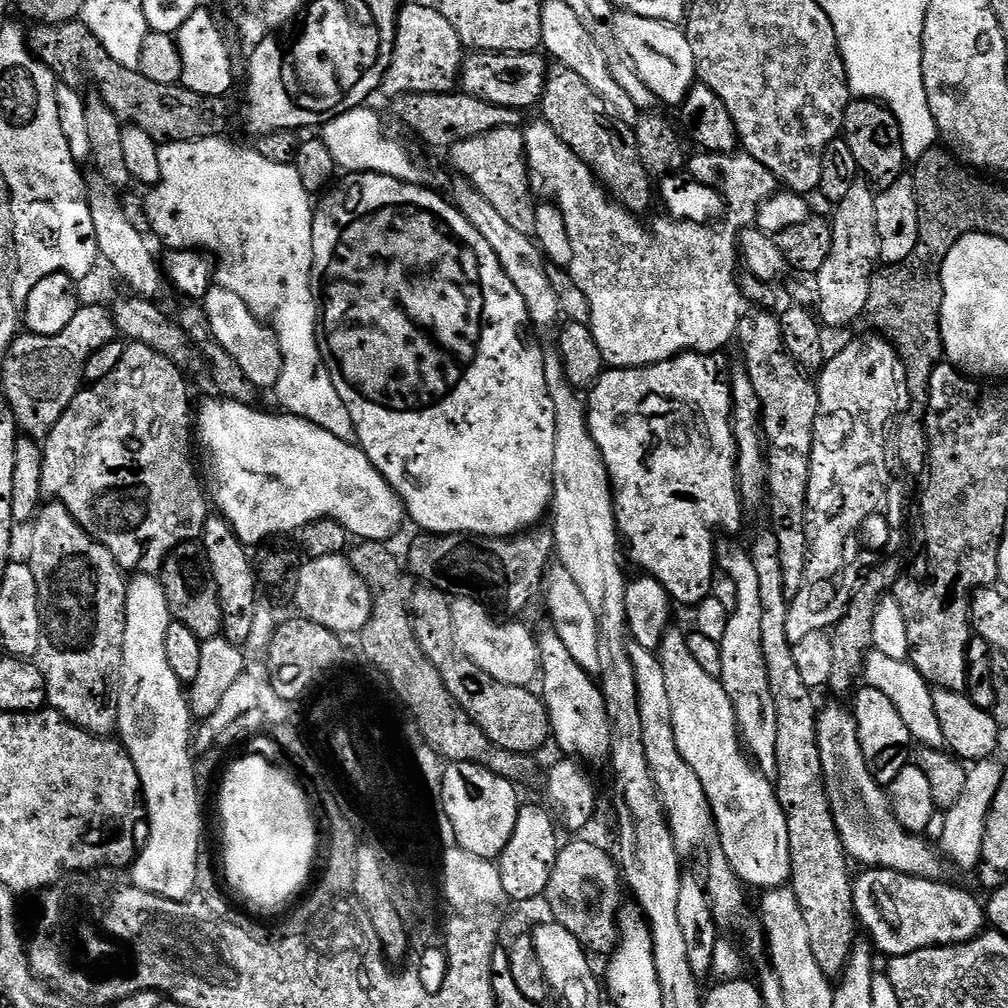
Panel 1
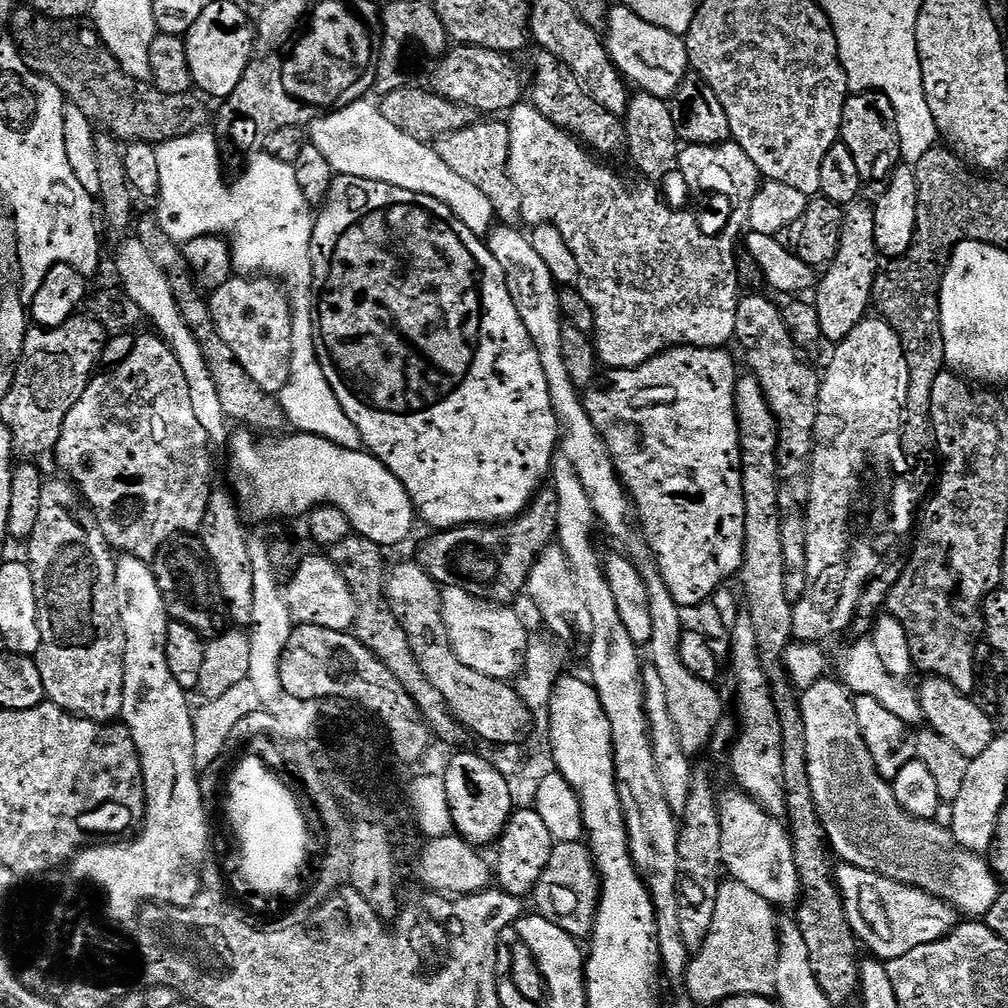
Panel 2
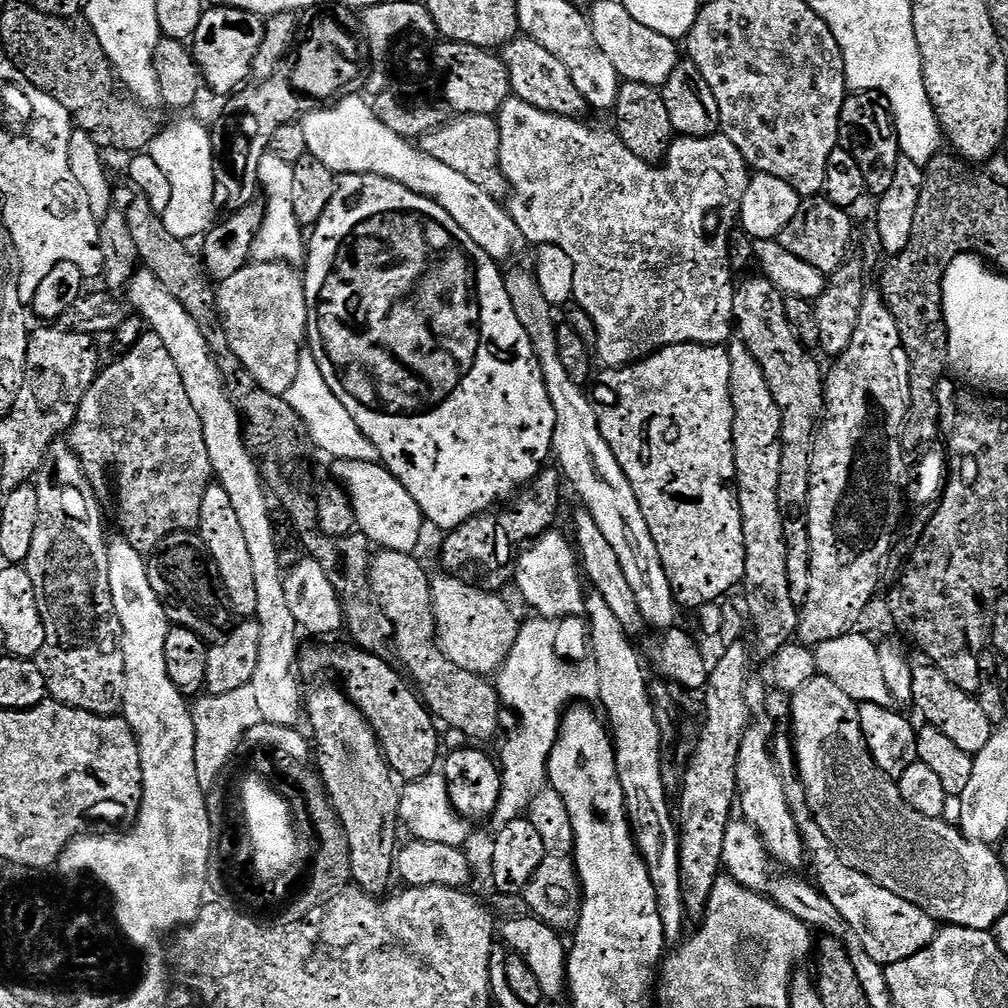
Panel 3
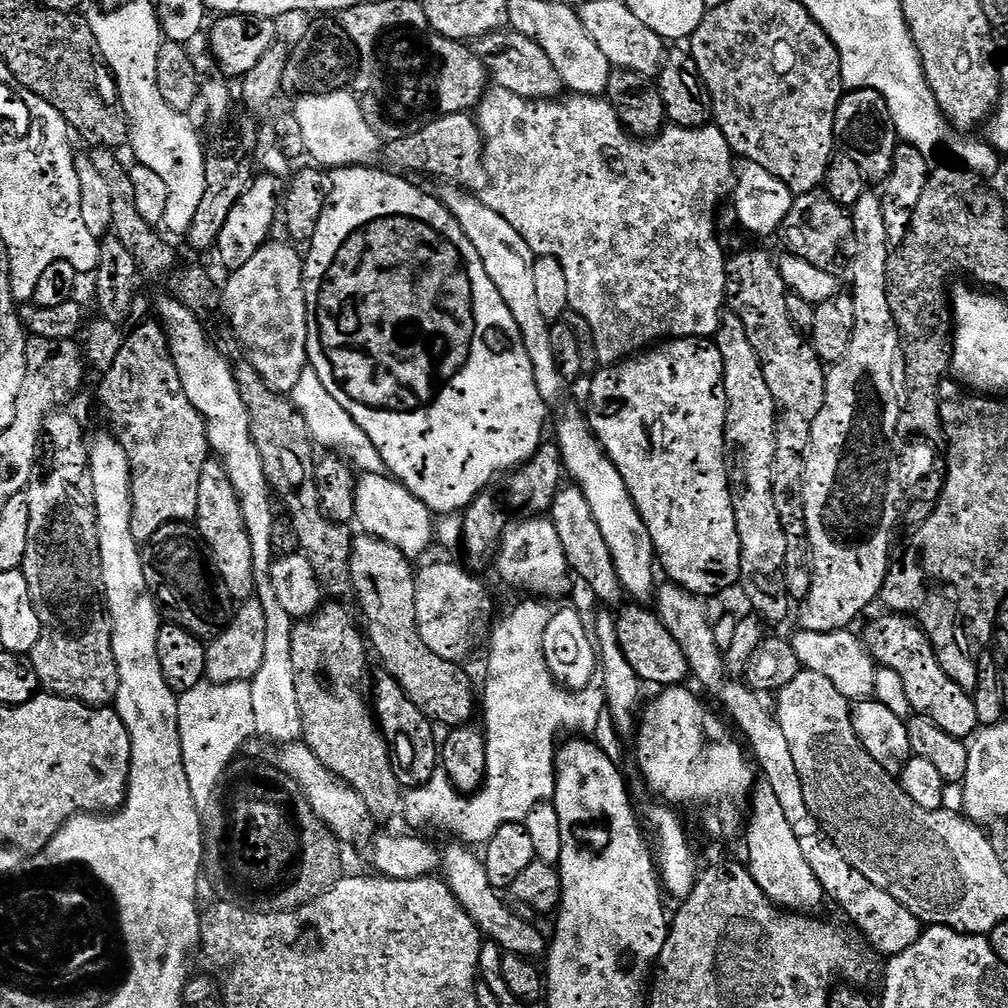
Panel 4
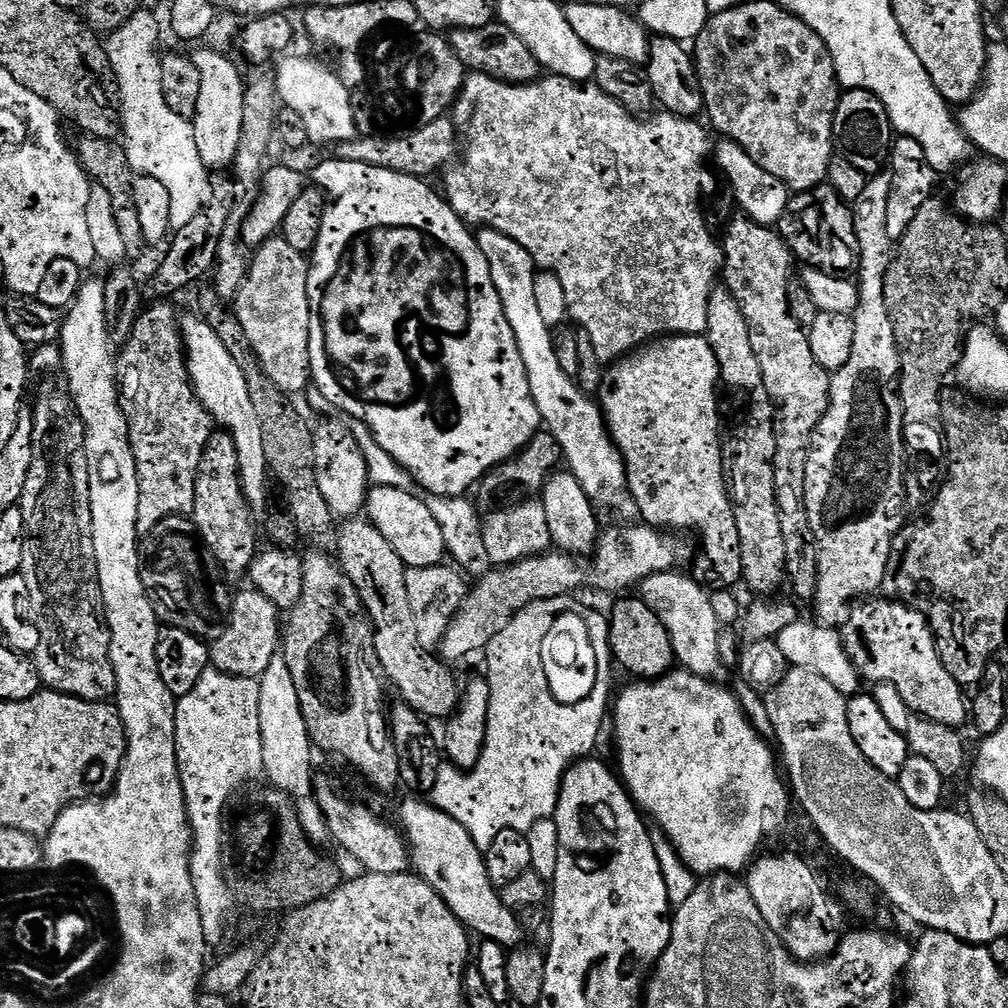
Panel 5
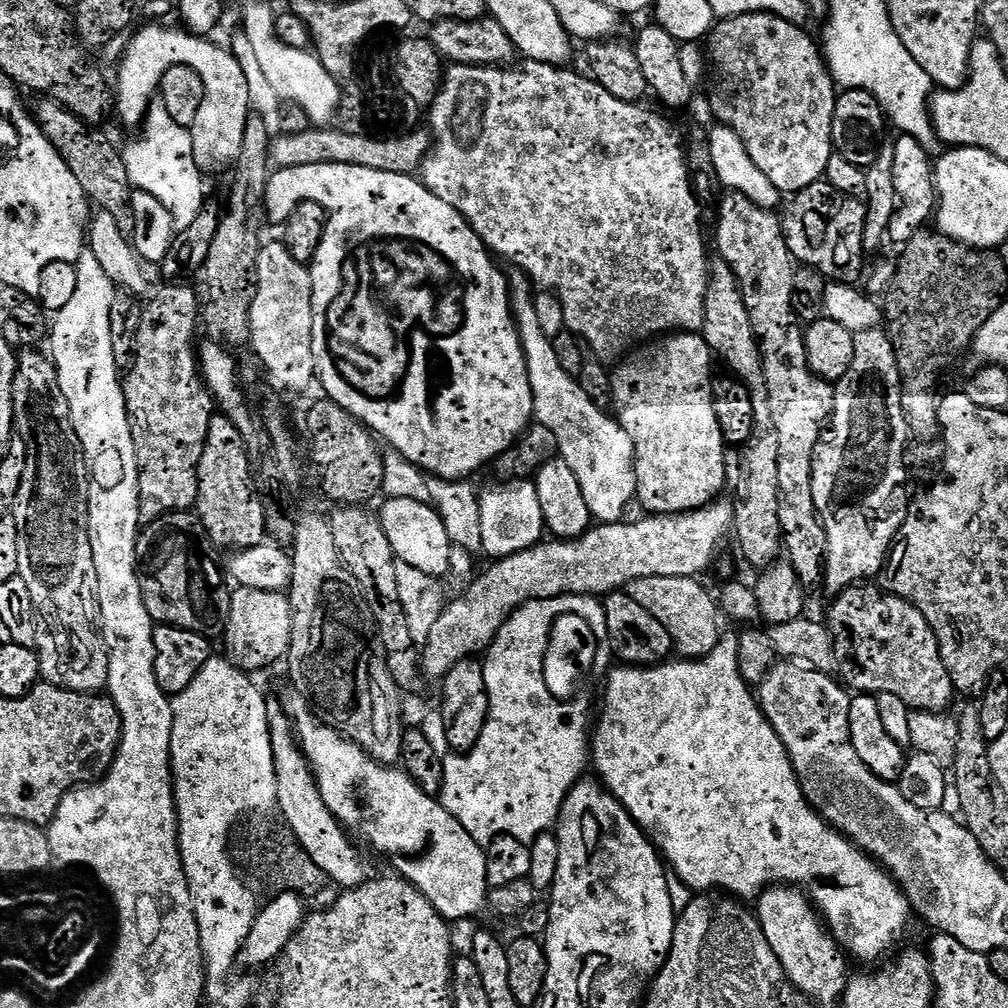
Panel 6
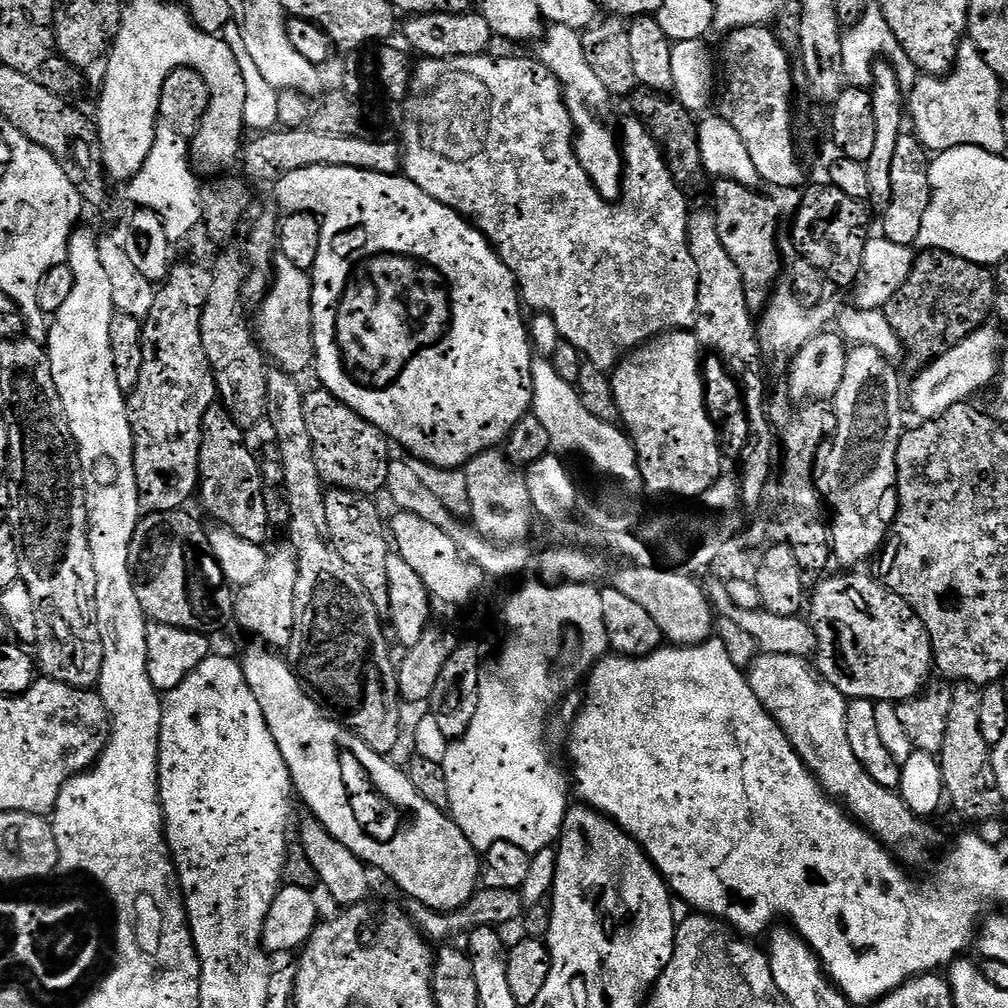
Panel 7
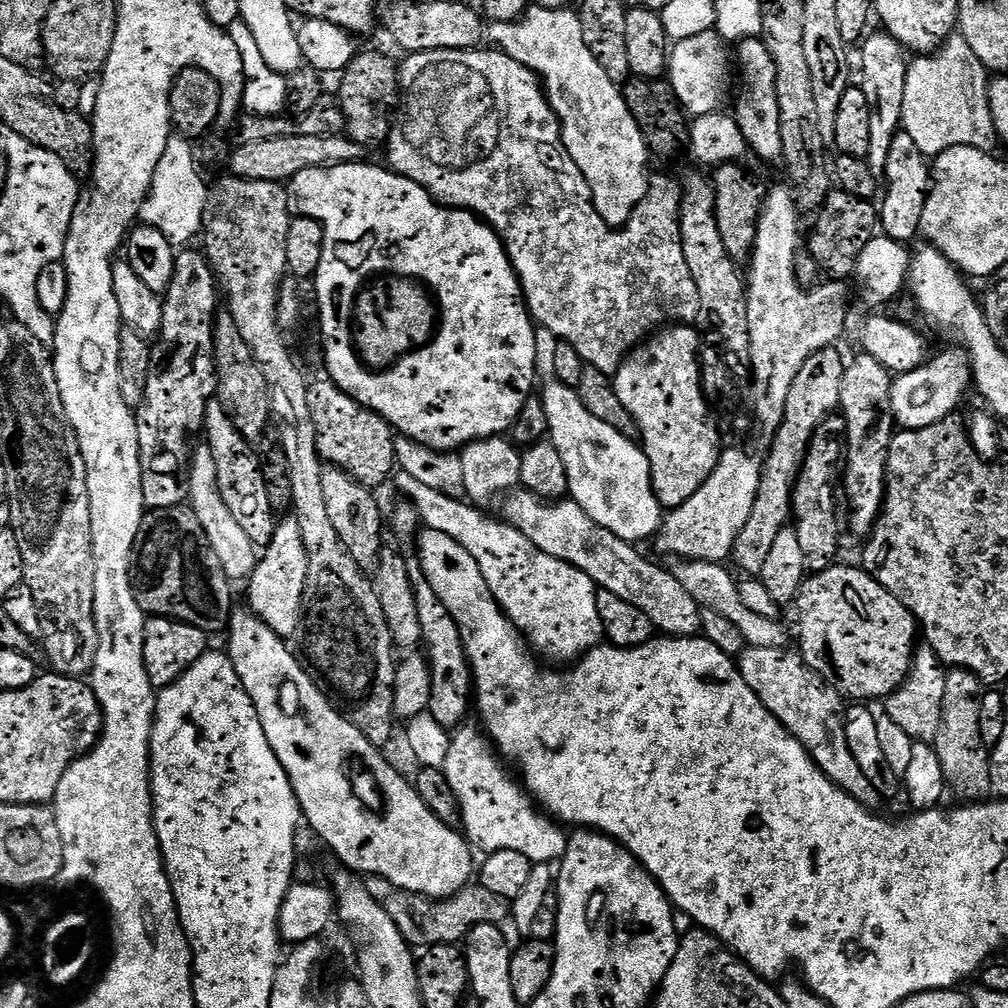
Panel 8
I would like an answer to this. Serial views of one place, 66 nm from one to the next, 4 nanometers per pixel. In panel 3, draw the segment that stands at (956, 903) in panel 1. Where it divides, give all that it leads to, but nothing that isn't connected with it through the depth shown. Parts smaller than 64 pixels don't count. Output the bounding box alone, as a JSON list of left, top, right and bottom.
[772,735,938,966]

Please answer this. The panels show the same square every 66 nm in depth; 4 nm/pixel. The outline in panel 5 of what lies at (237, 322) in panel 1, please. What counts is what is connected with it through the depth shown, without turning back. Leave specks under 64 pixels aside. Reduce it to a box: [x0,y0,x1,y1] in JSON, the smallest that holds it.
[234,238,312,394]

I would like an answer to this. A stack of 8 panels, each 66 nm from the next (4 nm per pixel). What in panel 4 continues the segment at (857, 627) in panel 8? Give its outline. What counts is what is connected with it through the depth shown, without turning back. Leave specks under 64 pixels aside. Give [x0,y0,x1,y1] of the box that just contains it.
[862,615,981,741]

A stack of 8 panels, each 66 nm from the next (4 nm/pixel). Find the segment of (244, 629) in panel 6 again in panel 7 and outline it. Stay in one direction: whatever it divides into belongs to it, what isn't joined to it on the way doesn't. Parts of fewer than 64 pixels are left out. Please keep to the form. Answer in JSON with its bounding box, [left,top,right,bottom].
[234,546,298,650]

